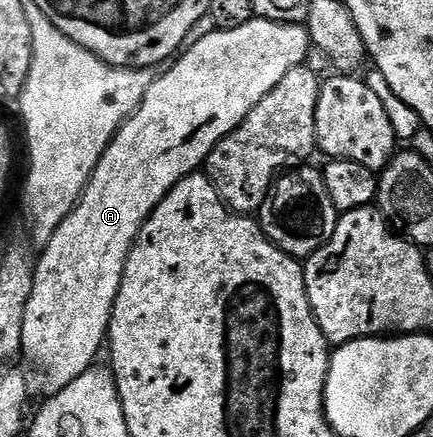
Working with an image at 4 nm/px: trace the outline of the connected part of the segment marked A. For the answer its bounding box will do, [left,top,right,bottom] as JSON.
[21,16,310,395]

